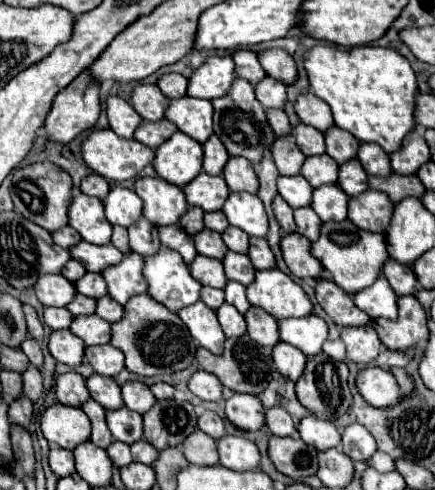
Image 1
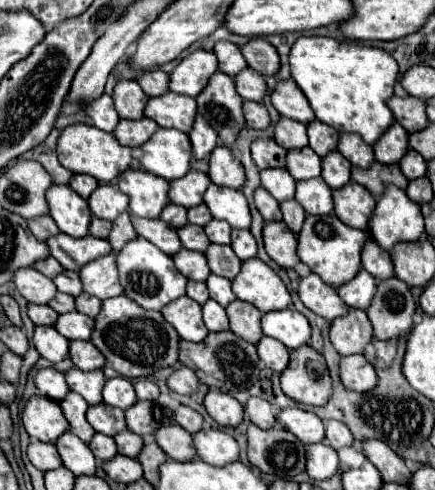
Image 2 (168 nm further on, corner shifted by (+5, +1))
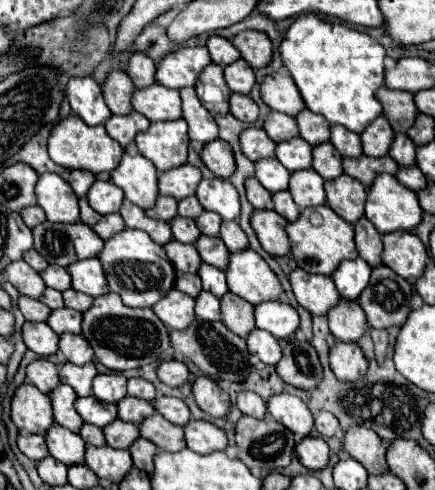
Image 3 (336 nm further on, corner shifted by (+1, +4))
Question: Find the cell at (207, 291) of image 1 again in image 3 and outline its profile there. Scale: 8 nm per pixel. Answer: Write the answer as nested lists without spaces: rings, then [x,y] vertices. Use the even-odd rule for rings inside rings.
[[[178,274],[176,288],[180,292],[186,292],[188,296],[196,298],[200,294],[200,290],[202,290],[202,282],[200,282],[200,278],[196,274]]]

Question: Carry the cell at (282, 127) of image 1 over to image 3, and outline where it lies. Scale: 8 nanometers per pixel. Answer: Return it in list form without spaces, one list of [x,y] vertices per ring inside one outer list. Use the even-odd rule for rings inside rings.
[[[230,94],[230,114],[234,114],[234,118],[238,118],[242,122],[252,124],[258,118],[258,106],[254,104],[254,100],[250,96]]]

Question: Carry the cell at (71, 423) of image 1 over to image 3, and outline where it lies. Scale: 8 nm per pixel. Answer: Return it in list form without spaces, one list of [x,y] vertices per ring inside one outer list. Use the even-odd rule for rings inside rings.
[[[24,380],[24,384],[14,390],[14,396],[10,400],[10,418],[18,430],[44,434],[54,424],[50,398],[34,388],[34,384]]]

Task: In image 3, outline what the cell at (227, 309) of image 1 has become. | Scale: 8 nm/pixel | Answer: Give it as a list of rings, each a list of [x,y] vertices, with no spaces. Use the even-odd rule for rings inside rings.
[[[202,290],[196,298],[194,312],[202,320],[220,320],[220,300],[214,294]]]

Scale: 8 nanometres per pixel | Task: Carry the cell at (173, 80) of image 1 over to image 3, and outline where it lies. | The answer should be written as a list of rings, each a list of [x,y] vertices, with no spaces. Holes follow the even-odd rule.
[[[132,52],[130,54],[130,62],[128,62],[128,74],[134,82],[136,88],[144,88],[154,84],[154,72],[156,72],[156,64],[154,60],[150,60],[148,56],[142,56],[140,52]]]

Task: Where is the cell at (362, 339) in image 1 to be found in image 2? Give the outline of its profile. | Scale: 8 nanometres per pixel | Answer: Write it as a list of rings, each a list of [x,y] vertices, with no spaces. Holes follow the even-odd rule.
[[[350,309],[348,315],[334,319],[330,327],[330,341],[342,357],[364,353],[364,347],[374,341],[368,315],[360,309]]]

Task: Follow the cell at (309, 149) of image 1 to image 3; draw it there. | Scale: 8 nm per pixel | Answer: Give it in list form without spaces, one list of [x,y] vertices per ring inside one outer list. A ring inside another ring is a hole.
[[[270,112],[266,116],[262,128],[274,142],[282,142],[282,140],[290,140],[290,138],[298,136],[294,118],[290,118],[288,114],[280,114],[280,112]]]

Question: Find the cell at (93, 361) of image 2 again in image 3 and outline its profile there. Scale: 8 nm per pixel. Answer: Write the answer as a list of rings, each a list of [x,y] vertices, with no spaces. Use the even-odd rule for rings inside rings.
[[[70,332],[60,334],[58,346],[60,346],[60,352],[66,356],[66,362],[86,364],[94,360],[94,352],[90,344],[80,334],[70,334]]]

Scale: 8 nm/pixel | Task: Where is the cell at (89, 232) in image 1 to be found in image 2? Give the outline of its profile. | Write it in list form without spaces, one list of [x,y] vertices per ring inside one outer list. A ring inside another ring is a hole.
[[[54,185],[46,193],[50,205],[50,217],[56,221],[62,233],[70,237],[86,237],[90,233],[92,213],[86,199],[82,199],[68,185]]]

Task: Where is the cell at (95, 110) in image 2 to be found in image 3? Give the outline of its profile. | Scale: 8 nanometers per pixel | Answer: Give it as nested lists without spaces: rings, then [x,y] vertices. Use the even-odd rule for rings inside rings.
[[[90,76],[70,78],[66,86],[66,98],[74,114],[78,114],[90,126],[104,124],[112,116],[102,98],[102,88]]]

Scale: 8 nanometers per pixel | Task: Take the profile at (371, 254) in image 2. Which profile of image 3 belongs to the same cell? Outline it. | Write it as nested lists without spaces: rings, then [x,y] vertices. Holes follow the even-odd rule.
[[[364,216],[354,224],[356,230],[356,248],[358,254],[370,264],[370,266],[380,266],[380,254],[382,254],[382,240],[378,230],[366,220]]]

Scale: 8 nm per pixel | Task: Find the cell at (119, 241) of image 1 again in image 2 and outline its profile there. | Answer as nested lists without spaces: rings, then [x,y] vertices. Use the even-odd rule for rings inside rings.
[[[92,217],[92,223],[90,223],[90,235],[100,237],[100,239],[106,239],[106,235],[110,235],[110,221],[102,221],[102,219]]]

